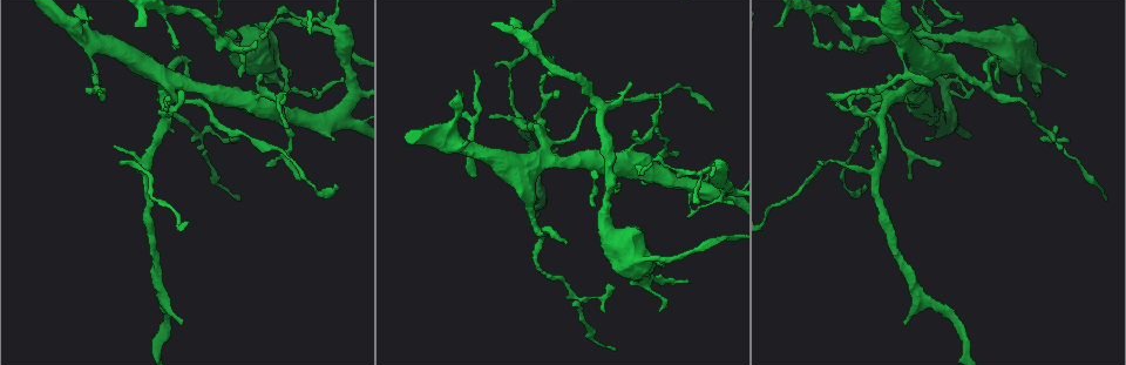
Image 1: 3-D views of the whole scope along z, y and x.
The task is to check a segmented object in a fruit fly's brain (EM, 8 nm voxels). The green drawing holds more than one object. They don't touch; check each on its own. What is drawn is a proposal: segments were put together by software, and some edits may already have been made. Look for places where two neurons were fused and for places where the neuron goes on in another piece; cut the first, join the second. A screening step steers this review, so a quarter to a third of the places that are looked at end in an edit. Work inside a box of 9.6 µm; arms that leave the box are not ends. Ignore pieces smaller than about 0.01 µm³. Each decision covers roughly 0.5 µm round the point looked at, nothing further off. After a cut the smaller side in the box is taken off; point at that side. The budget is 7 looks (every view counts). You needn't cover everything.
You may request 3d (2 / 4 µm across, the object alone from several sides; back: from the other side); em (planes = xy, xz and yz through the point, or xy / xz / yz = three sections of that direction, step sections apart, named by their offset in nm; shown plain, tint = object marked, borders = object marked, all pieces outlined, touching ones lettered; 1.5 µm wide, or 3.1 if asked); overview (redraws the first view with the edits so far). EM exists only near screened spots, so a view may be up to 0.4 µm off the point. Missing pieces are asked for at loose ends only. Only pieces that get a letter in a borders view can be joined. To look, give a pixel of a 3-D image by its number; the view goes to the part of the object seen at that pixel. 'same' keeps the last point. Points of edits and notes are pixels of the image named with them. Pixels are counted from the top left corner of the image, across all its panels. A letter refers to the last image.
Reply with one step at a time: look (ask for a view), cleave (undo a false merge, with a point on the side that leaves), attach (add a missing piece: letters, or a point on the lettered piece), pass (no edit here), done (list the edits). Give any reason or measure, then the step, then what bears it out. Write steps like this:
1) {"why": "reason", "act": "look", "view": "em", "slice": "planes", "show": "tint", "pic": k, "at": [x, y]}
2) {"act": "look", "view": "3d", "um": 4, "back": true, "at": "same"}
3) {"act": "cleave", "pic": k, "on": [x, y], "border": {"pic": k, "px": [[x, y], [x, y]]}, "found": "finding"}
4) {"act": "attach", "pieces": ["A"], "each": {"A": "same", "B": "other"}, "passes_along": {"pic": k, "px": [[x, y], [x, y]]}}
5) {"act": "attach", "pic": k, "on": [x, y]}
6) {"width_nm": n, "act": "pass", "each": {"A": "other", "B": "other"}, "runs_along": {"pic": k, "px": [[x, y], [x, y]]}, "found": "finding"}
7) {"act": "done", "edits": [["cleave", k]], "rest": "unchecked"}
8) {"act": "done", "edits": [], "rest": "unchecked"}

{"why": "thin end", "act": "look", "view": "3d", "um": 2, "back": true, "pic": 1, "at": [266, 167]}

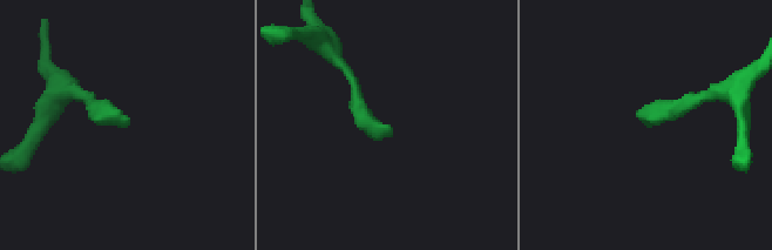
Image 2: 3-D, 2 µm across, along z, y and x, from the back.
{"why": "need the tissue", "act": "look", "view": "em", "slice": "xz", "step": 8, "show": "tint", "pic": 2, "at": [129, 121]}

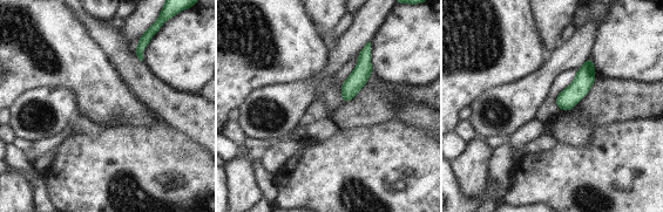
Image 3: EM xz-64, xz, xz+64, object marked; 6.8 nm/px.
{"why": "cut it another way", "act": "look", "view": "em", "slice": "planes", "show": "borders", "at": "same"}

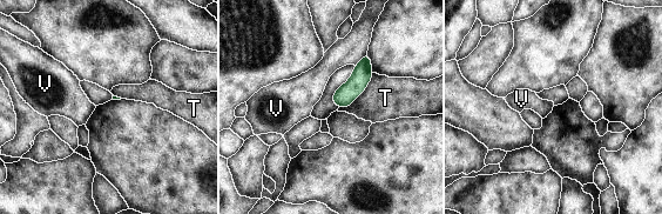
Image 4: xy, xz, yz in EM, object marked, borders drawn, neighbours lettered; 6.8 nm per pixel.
{"longest_contact_nm": ["T", 340], "act": "pass", "each": {"T": "other", "V": "other"}, "found": "none of them fits"}

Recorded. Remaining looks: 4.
{"why": "a narrow waist", "act": "look", "view": "3d", "um": 4, "back": true, "pic": 1, "at": [855, 133]}

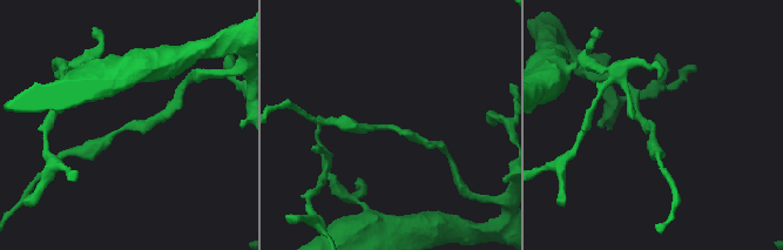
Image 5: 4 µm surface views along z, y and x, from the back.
{"arm_widths_nm": [160, 190], "why": "now the EM", "act": "look", "view": "em", "slice": "planes", "show": "tint", "pic": 5, "at": [650, 126]}

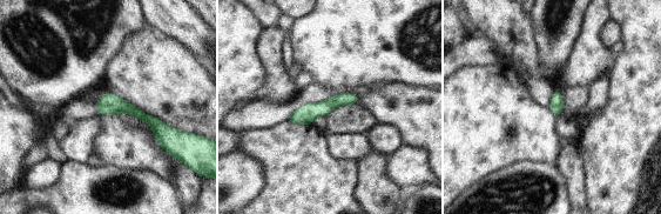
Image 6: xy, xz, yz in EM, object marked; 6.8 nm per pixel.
{"why": "what lies round it", "act": "look", "view": "em", "slice": "planes", "show": "borders", "at": "same"}

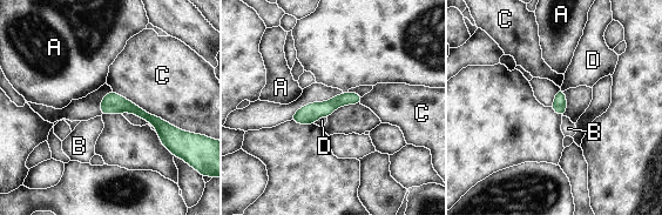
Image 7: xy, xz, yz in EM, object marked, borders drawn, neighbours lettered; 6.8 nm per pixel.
{"act": "pass", "each": {"A": "other", "B": "other", "C": "other", "D": "other"}, "border": {"pic": 7, "px": [[326, 118], [321, 116], [315, 123]]}, "found": "one neuron here"}

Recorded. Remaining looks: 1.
{"act": "done", "edits": [], "rest": "unchecked"}

